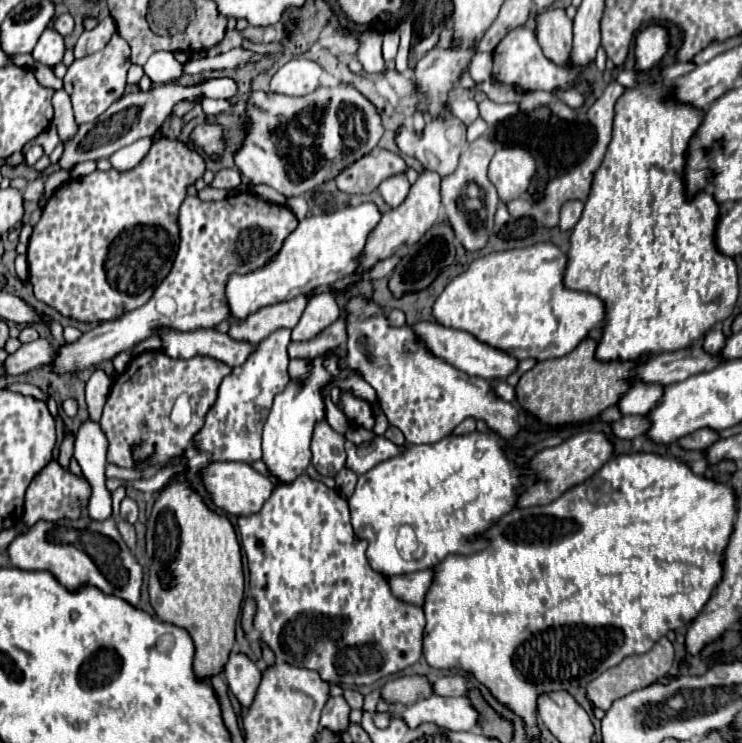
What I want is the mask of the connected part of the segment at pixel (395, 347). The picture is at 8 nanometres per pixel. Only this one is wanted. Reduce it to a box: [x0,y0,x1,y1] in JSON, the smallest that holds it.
[347,298,521,444]

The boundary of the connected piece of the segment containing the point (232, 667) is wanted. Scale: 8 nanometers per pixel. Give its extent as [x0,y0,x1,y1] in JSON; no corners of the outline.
[225,654,261,708]

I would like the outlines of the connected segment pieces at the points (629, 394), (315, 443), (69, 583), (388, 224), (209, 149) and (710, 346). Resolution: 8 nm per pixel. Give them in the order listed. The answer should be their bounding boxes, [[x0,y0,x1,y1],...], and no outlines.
[[617,384,663,416],[311,420,345,476],[7,516,143,606],[355,170,441,274],[191,124,223,158],[703,326,725,354]]

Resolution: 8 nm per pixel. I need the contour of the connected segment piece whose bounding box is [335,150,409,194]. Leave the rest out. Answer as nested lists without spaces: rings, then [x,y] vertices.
[[[381,150],[381,152],[371,152],[357,160],[351,168],[343,170],[335,182],[339,190],[347,194],[371,194],[377,190],[377,186],[401,172],[407,172],[407,164],[399,154]]]

